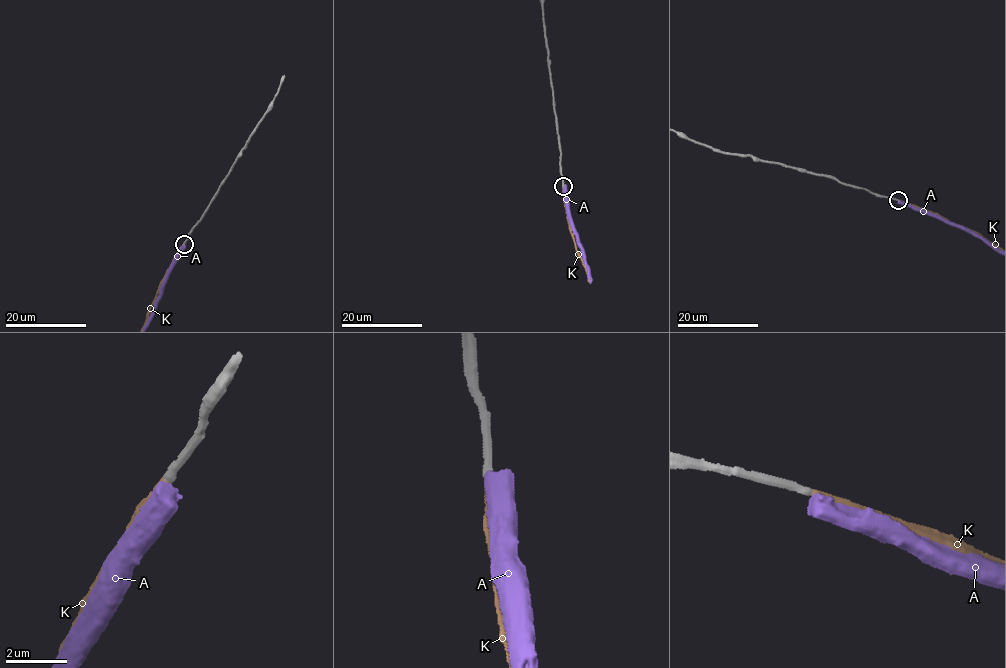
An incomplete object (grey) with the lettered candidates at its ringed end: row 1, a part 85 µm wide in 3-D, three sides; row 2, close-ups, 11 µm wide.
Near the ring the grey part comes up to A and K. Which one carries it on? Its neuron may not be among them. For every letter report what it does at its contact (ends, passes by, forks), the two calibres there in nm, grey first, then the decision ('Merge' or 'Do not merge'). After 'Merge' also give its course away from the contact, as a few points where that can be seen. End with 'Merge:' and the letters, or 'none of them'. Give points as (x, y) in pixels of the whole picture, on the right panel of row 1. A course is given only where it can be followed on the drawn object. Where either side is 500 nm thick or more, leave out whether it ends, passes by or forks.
A: Thickness 280 nm (grey) against 550 nm. Do not merge
K: It ends there. Thickness 280 nm (grey) against 280 nm. Merge
Merge: K

